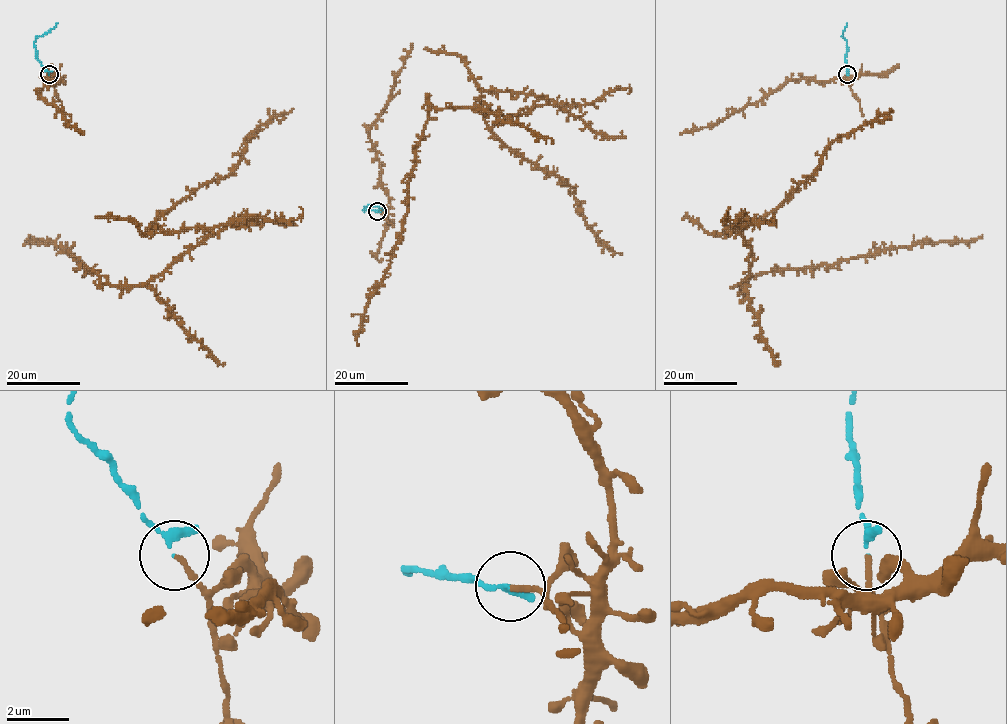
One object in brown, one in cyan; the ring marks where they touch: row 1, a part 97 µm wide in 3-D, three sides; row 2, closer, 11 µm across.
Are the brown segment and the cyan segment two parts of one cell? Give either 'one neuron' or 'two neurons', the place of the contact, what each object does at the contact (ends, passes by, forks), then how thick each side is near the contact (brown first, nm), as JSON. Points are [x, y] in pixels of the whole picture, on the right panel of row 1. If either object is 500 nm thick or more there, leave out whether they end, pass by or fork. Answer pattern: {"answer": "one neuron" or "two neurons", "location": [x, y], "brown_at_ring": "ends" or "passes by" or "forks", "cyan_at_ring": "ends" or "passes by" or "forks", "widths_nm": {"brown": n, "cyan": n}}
{"answer": "one neuron", "location": [847, 74], "brown_at_ring": "ends", "cyan_at_ring": "passes by", "widths_nm": {"brown": 150, "cyan": 170}}

